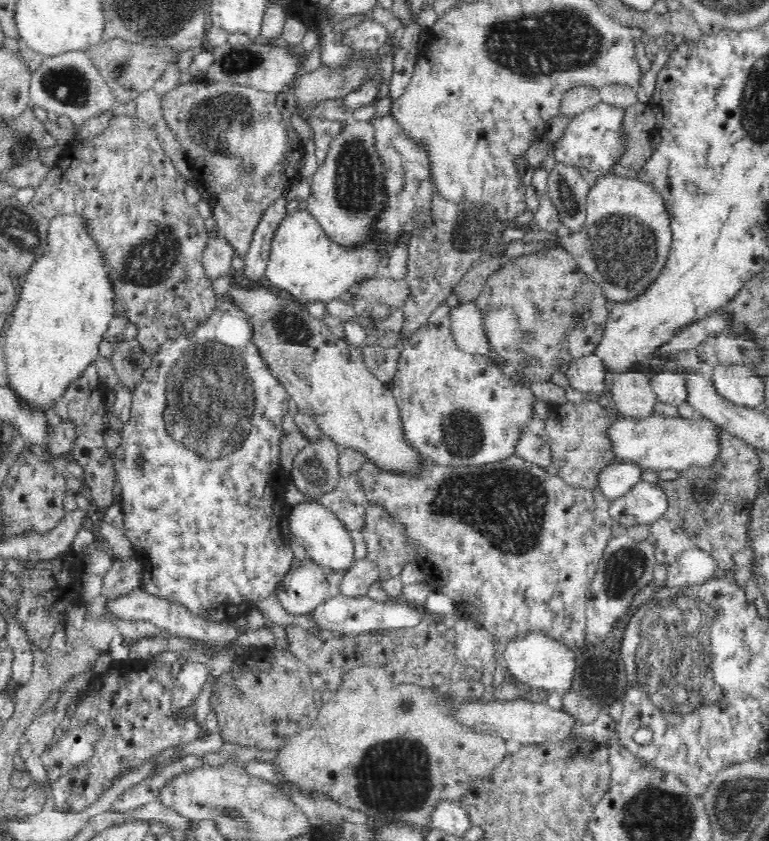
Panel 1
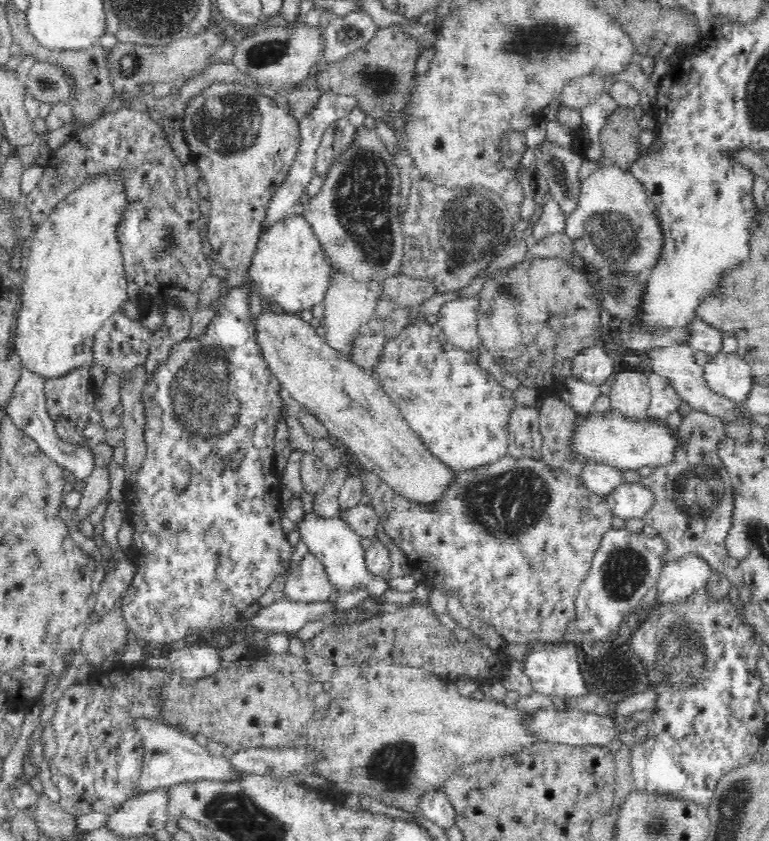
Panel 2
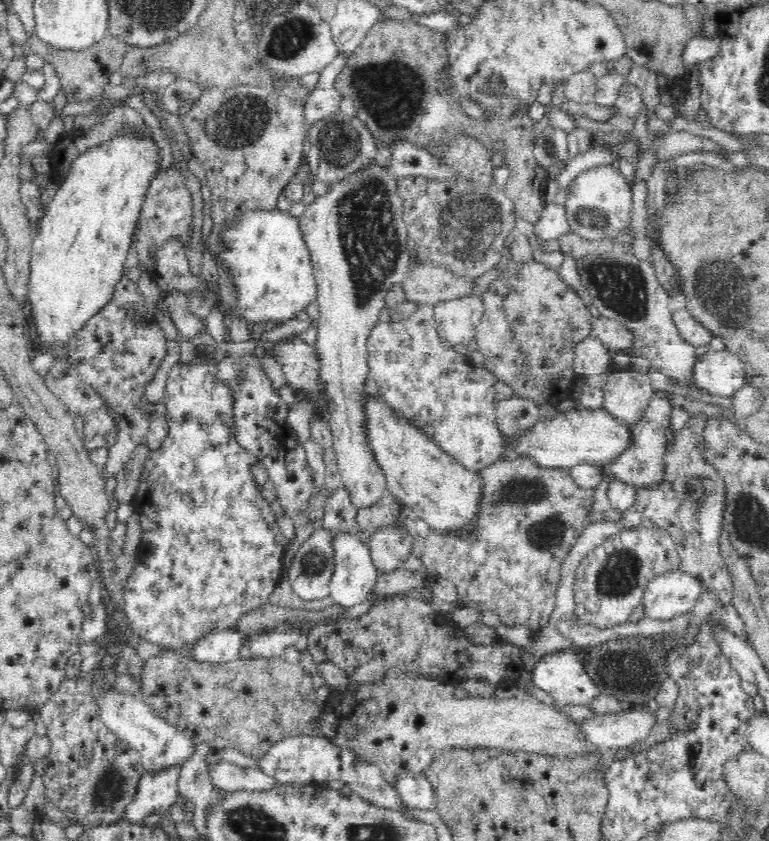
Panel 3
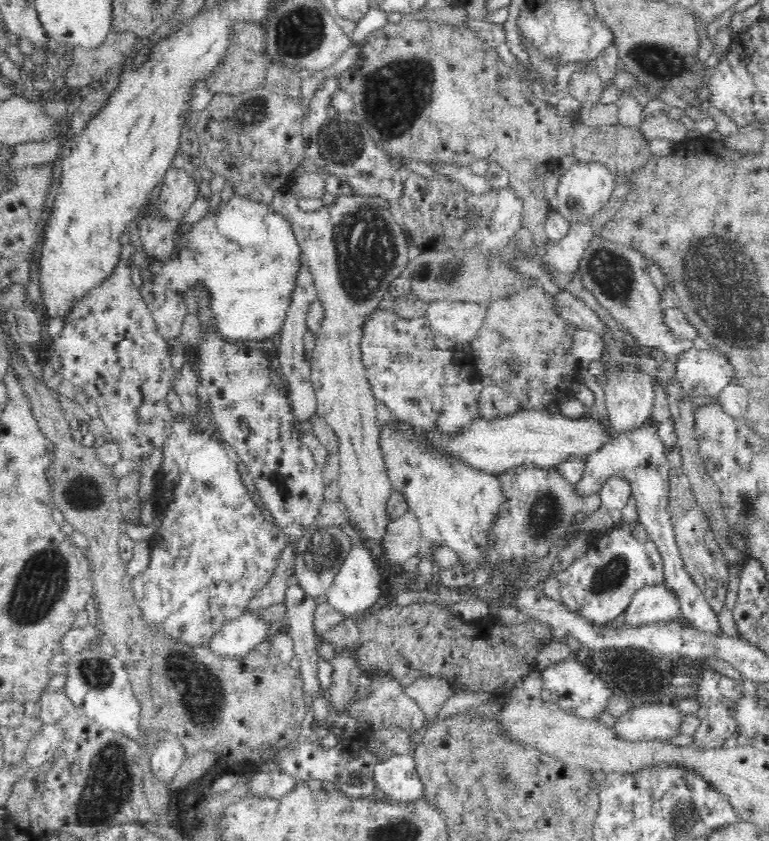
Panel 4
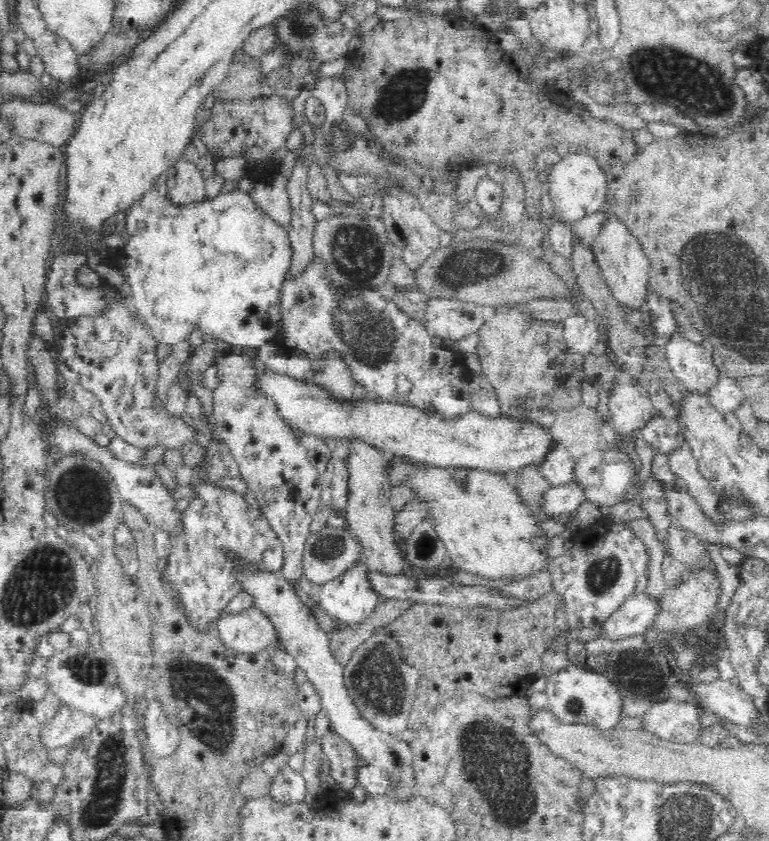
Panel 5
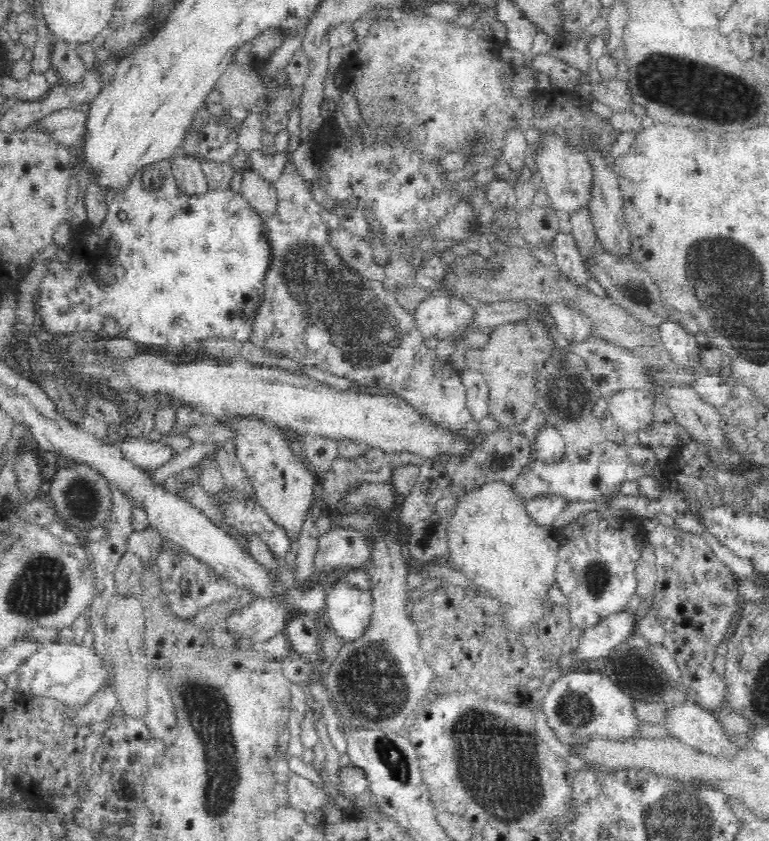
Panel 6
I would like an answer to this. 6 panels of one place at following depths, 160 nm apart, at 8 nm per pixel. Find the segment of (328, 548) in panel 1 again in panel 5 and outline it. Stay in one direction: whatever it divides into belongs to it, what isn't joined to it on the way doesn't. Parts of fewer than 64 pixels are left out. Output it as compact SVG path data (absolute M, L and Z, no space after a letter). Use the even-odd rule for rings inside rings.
M361 561L338 579L322 585L319 604L340 626L362 624L383 599L368 582L368 569Z

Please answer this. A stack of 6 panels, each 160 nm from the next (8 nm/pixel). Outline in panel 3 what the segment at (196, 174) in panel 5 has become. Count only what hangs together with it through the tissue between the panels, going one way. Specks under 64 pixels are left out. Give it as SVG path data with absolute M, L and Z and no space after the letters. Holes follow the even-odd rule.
M170 167L167 171L159 171L154 176L154 180L150 182L150 188L146 192L146 200L144 200L142 212L140 212L140 218L138 218L131 241L132 246L138 252L139 262L146 266L150 276L149 266L151 265L152 249L172 237L180 237L185 244L187 243L188 230L190 230L192 220L191 202L190 190L186 188L181 176L174 167Z

